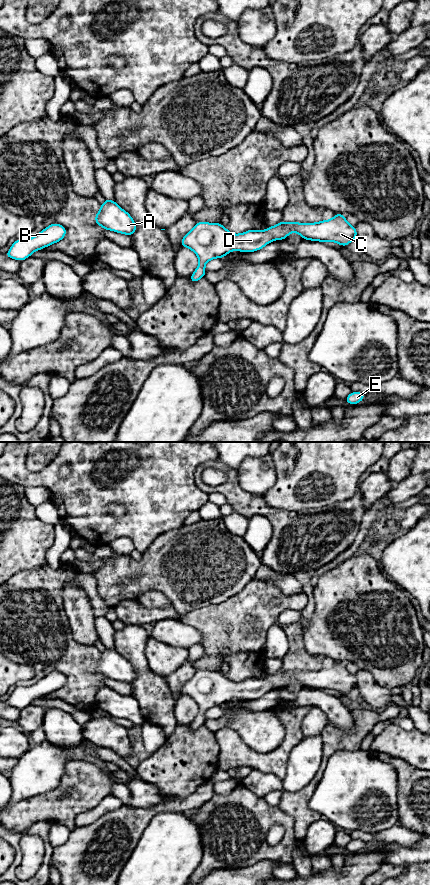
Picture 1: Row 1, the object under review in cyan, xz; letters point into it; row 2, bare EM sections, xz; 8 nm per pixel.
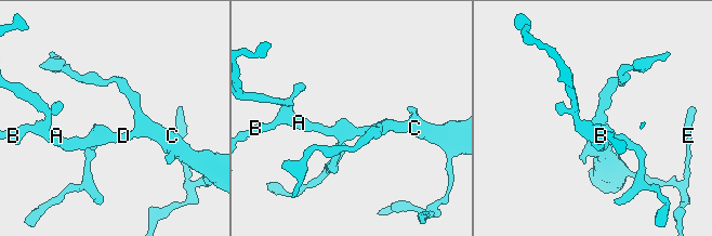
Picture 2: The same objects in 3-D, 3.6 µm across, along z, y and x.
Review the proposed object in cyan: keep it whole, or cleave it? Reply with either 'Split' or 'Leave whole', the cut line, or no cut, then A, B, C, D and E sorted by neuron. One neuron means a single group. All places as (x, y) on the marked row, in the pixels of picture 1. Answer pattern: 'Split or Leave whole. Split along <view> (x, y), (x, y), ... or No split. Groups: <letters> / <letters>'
Leave whole. No split. Groups: A B C D E

